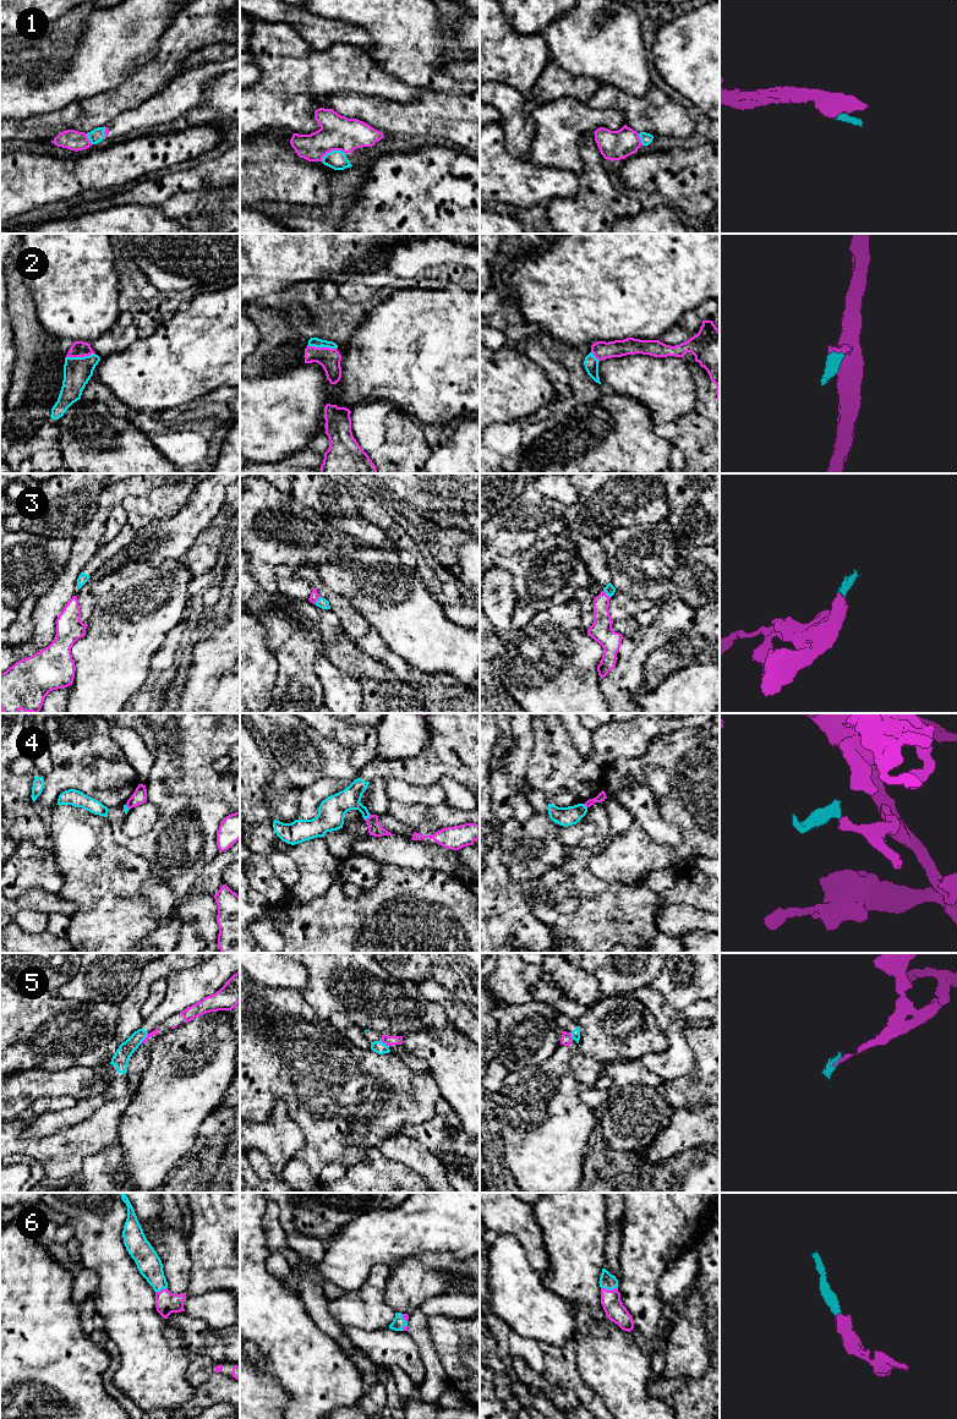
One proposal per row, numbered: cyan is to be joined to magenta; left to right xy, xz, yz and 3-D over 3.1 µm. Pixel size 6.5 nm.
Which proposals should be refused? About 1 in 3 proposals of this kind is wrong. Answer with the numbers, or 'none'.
4, 5

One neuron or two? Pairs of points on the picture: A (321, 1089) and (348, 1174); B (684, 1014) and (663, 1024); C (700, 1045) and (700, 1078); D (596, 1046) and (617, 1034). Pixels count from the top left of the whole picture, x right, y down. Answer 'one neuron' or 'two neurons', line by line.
A: two neurons
B: one neuron
C: one neuron
D: one neuron

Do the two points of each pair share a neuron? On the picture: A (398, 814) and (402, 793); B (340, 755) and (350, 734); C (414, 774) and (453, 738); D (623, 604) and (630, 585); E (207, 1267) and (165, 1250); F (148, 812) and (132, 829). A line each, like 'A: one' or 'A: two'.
A: two
B: two
C: one
D: two
E: two
F: one

